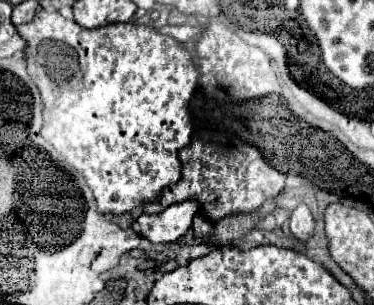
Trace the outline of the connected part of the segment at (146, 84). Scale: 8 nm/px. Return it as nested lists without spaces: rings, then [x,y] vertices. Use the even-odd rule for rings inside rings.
[[[38,10],[36,18],[32,22],[22,24],[16,30],[28,42],[28,50],[26,50],[28,72],[30,72],[32,80],[36,82],[36,86],[42,94],[42,100],[44,100],[42,136],[64,156],[66,162],[70,162],[86,178],[88,186],[94,190],[98,212],[102,212],[102,214],[124,214],[124,212],[142,208],[144,202],[156,200],[164,188],[174,186],[180,180],[178,148],[184,148],[186,144],[190,144],[192,120],[190,120],[190,112],[188,112],[188,102],[190,102],[190,94],[196,88],[198,70],[192,64],[190,54],[174,38],[164,36],[164,34],[152,30],[150,26],[134,26],[134,24],[106,24],[102,28],[88,30],[88,28],[82,28],[80,24],[76,24],[74,20],[66,20],[60,12],[46,12],[46,10]]]

